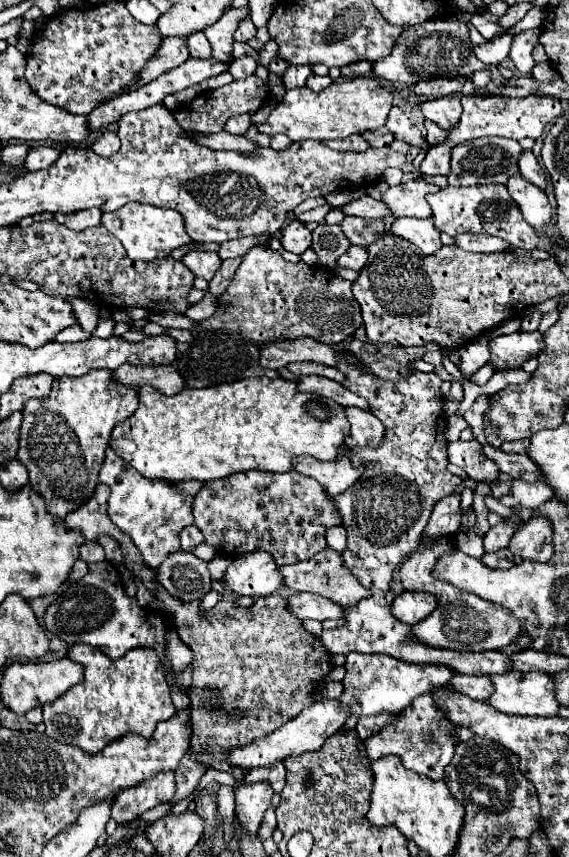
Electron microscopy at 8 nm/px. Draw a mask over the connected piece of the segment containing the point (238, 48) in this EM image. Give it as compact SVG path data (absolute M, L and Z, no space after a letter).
M235 41L233 44L233 57L239 58L245 55L253 57L257 61L257 64L260 64L258 51L252 49L247 43Z

